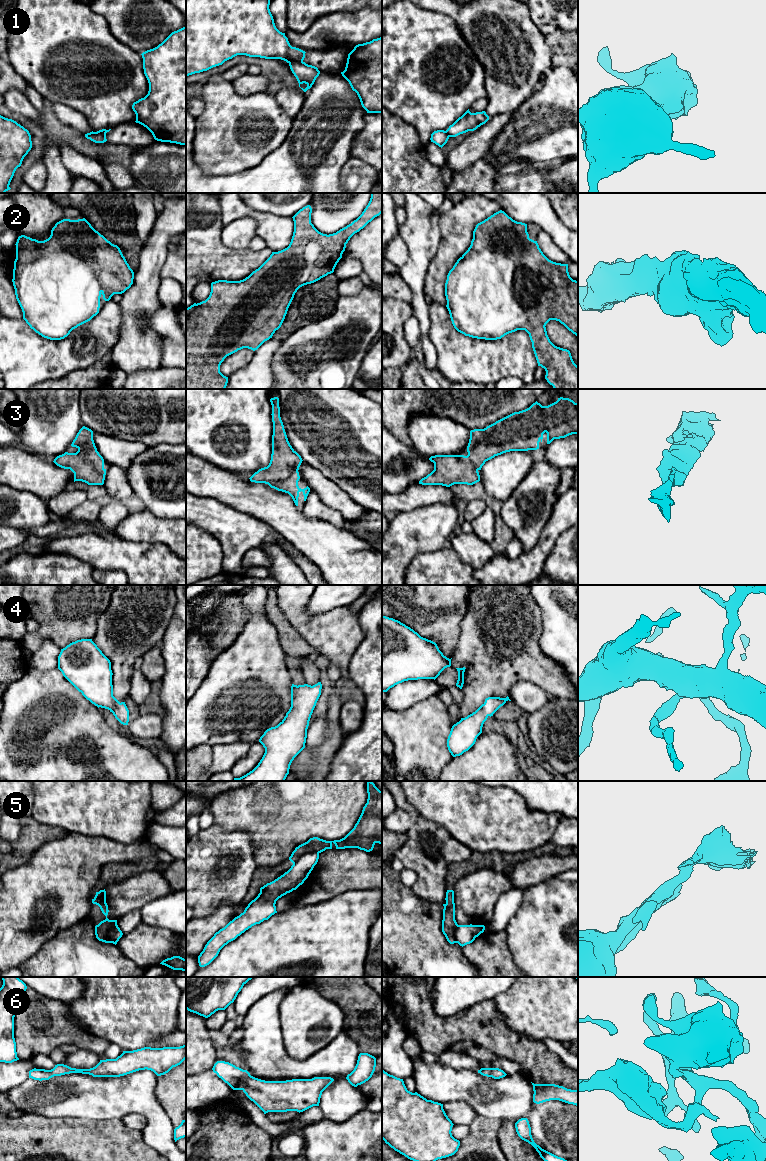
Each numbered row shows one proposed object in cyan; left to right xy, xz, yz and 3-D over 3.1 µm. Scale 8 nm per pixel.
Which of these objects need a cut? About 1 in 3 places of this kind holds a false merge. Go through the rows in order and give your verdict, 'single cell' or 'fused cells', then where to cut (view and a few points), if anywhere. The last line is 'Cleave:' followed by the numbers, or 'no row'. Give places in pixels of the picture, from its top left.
1: fused cells | xz (302, 60), (289, 63)
2: single cell | no cut
3: single cell | no cut
4: single cell | no cut
5: fused cells | xy (117, 925), (114, 925), (108, 932), (108, 940), (110, 942)
6: single cell | no cut
Cleave: 1, 5

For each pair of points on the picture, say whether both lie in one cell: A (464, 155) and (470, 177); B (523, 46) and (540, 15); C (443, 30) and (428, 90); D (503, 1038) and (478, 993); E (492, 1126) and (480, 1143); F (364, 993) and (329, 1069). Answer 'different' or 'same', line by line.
A: different
B: different
C: same
D: different
E: same
F: different

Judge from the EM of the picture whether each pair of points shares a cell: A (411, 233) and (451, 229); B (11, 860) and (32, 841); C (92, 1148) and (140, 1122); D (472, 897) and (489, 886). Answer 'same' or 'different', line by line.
A: different
B: same
C: different
D: same

